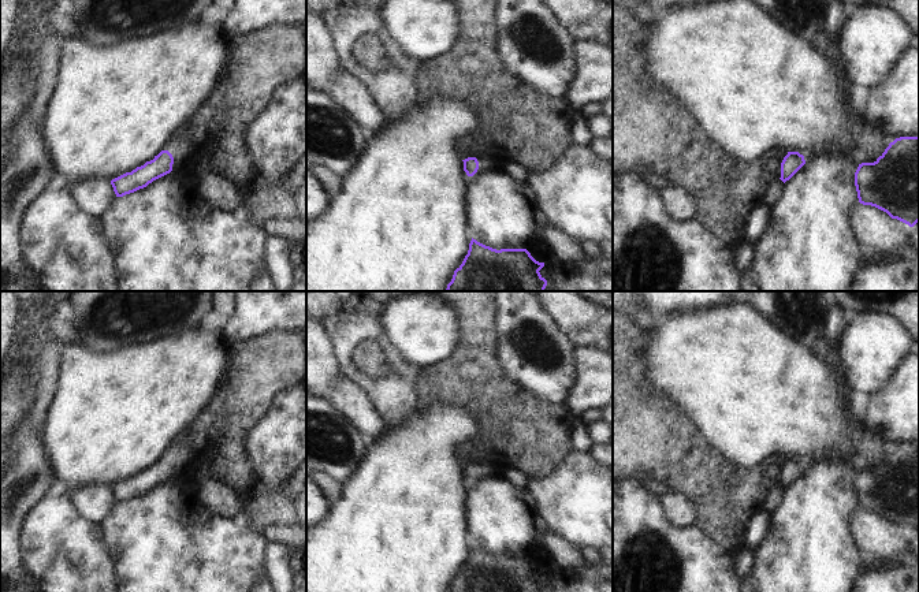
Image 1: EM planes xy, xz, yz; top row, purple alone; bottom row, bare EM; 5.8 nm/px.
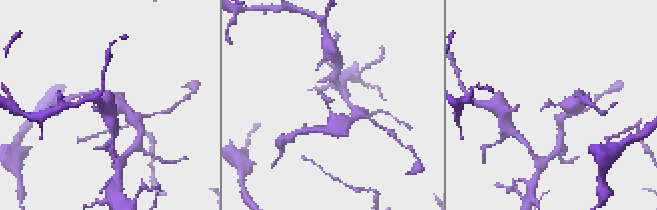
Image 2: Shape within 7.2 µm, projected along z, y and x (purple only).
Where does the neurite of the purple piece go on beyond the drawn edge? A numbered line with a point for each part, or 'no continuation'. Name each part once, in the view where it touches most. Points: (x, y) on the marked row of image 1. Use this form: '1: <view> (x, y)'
1: xz (484, 164)

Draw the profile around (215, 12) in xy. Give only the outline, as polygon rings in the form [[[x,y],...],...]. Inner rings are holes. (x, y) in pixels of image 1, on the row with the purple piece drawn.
[[[212,0],[201,12],[201,21],[209,25],[222,25],[232,7],[234,0]]]

